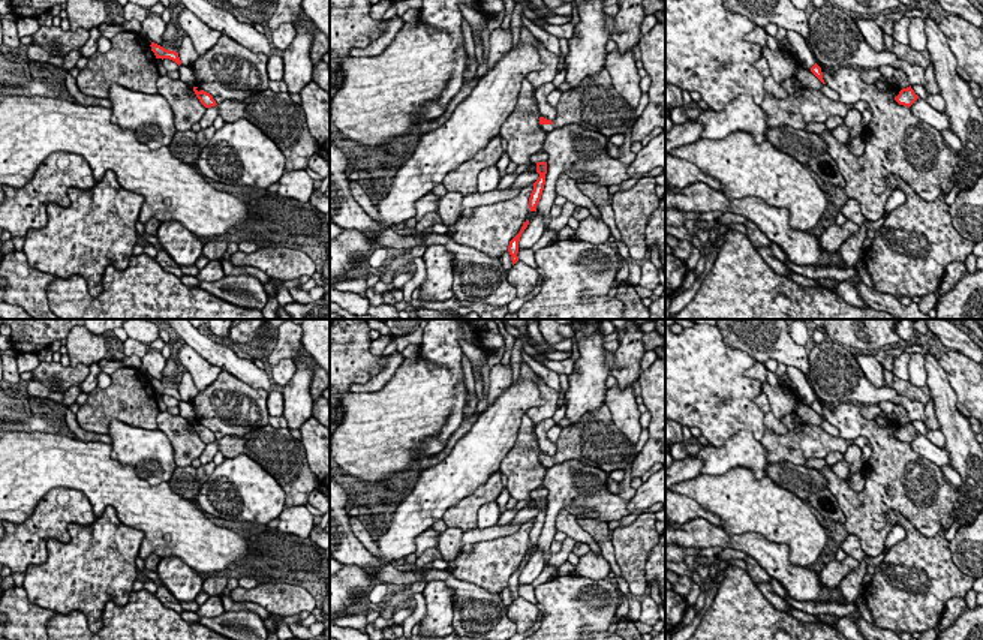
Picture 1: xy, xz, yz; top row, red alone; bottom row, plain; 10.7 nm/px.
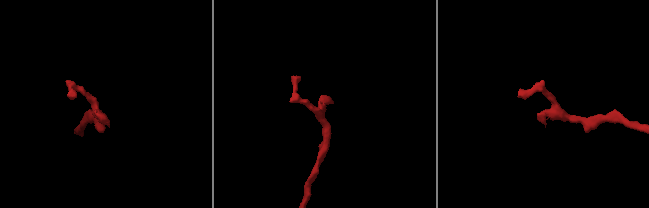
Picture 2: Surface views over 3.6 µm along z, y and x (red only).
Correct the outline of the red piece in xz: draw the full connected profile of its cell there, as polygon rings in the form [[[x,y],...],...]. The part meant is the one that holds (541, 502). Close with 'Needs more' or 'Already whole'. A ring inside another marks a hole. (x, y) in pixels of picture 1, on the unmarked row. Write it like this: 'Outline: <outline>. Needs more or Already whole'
Outline: [[[547,498],[536,499],[536,508],[539,510],[538,516],[533,519],[533,526],[529,534],[529,544],[530,547],[536,547],[536,541],[541,535],[544,520],[545,520],[545,510],[547,510]]]. Already whole

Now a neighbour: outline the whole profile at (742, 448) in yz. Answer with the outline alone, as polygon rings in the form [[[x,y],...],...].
[[[737,432],[722,445],[700,445],[697,459],[704,462],[701,474],[724,475],[737,466],[748,468],[757,480],[766,478],[767,450],[751,432]]]

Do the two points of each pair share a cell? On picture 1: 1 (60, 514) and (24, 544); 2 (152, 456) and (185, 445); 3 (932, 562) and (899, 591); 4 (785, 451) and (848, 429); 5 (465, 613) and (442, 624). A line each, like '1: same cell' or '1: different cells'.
1: same cell
2: different cells
3: same cell
4: different cells
5: different cells

